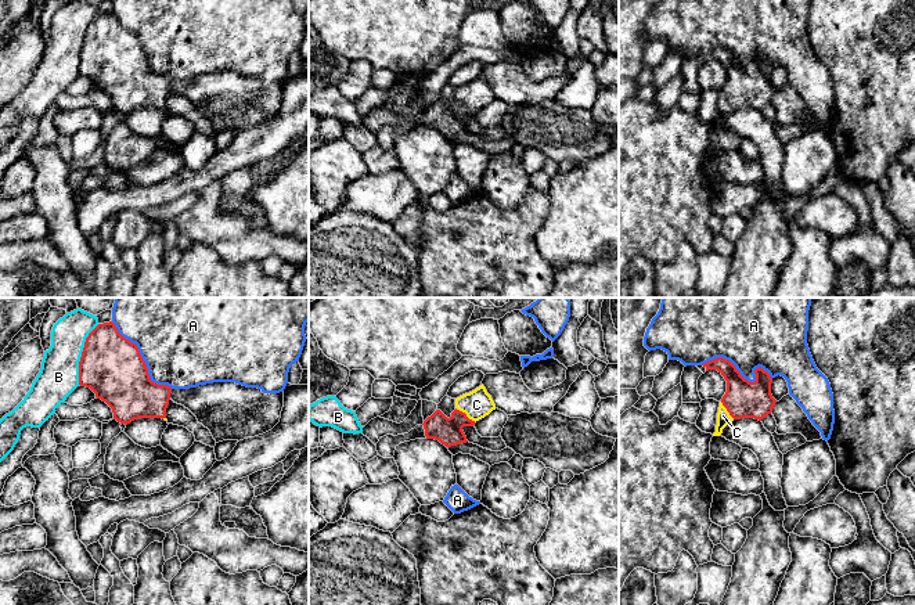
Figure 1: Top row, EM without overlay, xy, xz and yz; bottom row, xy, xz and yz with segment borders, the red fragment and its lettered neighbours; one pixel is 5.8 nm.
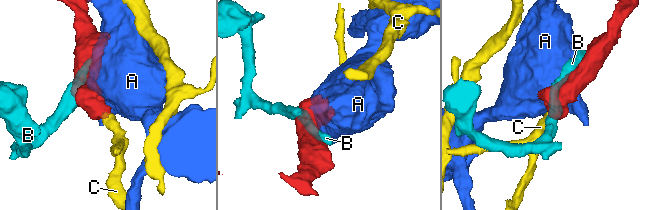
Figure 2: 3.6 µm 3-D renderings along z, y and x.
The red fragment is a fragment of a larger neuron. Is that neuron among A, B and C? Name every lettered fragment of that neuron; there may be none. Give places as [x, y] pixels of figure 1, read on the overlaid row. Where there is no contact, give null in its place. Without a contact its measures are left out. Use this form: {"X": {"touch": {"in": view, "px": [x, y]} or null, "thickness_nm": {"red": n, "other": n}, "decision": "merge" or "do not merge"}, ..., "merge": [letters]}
{"A": {"touch": {"in": "yz", "px": [739, 374]}, "thickness_nm": {"red": 220, "other": 400}, "decision": "do not merge"}, "B": {"touch": {"in": "xy", "px": [82, 355]}, "thickness_nm": {"red": 360, "other": 240}, "decision": "do not merge"}, "C": {"touch": {"in": "xz", "px": [465, 414]}, "thickness_nm": {"red": 160, "other": 170}, "decision": "merge"}, "merge": ["C"]}

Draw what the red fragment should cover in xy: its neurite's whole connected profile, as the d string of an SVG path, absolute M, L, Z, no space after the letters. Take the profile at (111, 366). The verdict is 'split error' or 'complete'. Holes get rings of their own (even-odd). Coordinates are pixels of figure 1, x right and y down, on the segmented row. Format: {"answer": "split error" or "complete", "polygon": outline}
{"answer": "complete", "polygon": "M112 321L98 324L86 338L79 361L79 385L90 388L105 401L114 419L130 424L138 418L166 418L172 388L151 381L145 361L136 343L123 338Z"}

